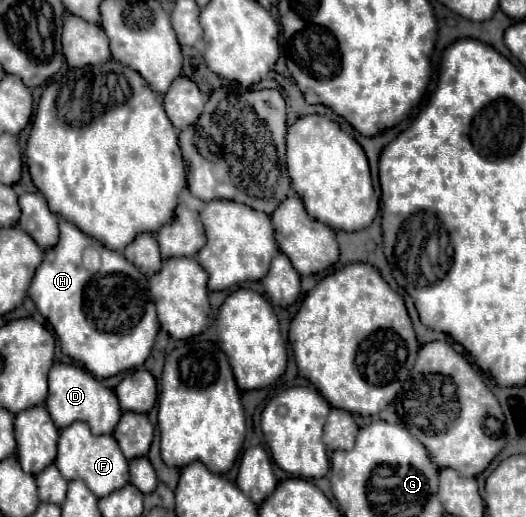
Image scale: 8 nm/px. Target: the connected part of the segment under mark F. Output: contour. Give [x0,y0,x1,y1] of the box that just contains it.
[56,423,128,497]

